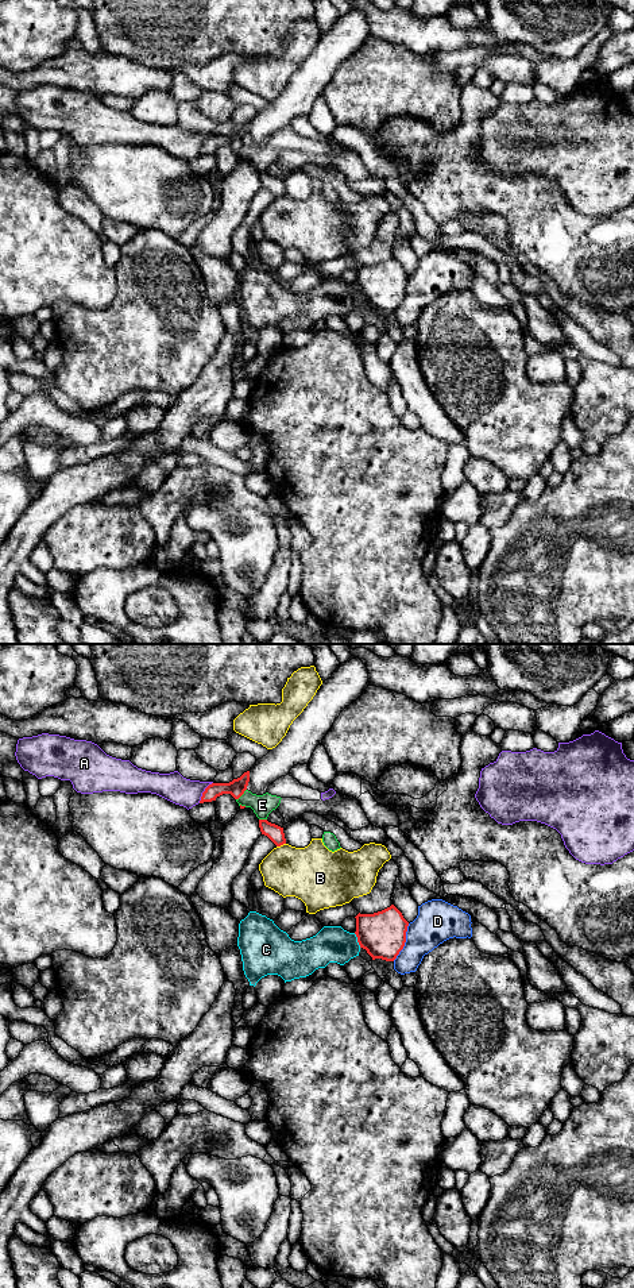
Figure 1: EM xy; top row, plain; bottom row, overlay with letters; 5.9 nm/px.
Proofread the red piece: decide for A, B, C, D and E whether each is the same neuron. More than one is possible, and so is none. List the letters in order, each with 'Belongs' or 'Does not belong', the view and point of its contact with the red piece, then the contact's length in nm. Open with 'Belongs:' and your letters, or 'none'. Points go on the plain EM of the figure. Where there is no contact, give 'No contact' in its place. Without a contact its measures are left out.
Belongs: none
A: Does not belong. Touches red at xy (203, 145). Shared border 150 nm
B: Does not belong. Touches red at xy (281, 196). Shared border 60 nm
C: Does not belong. Touches red at xy (358, 292). Shared border 100 nm
D: Does not belong. Touches red at xy (405, 293). Shared border 240 nm
E: Does not belong. Touches red at xy (242, 146). Shared border 90 nm

